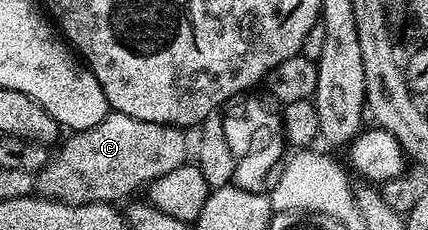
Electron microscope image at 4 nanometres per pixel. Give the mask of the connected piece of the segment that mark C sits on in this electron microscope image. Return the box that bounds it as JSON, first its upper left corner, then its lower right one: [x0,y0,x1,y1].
[37,111,188,205]

